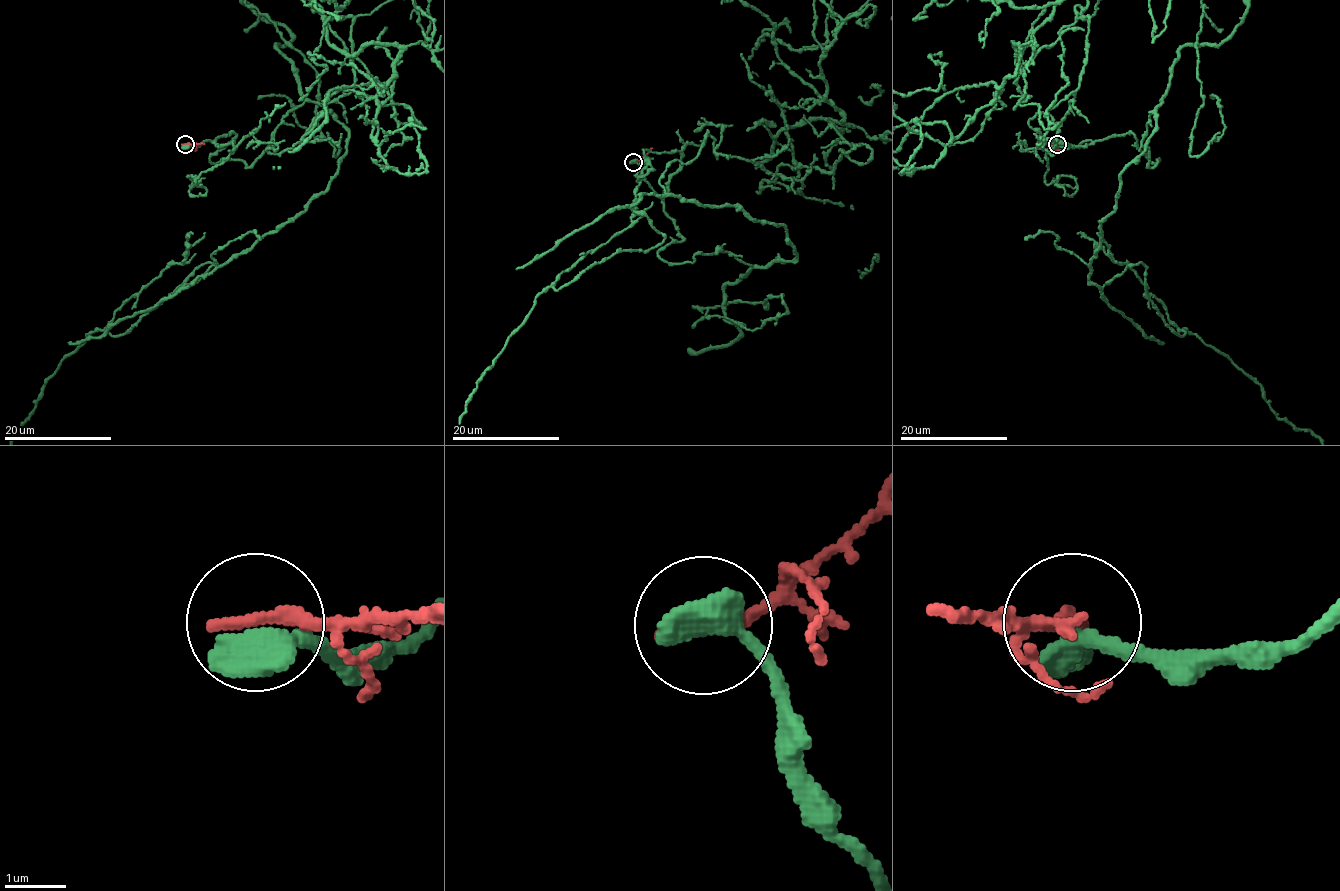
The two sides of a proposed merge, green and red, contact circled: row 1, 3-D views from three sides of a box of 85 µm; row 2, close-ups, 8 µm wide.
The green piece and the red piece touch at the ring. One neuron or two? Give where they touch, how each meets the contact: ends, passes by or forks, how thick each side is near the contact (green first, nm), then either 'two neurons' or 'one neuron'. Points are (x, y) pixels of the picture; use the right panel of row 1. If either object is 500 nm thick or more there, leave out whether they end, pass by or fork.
at (1057, 144); 600 nm thick on the green side, 260 nm on the other; two neurons

